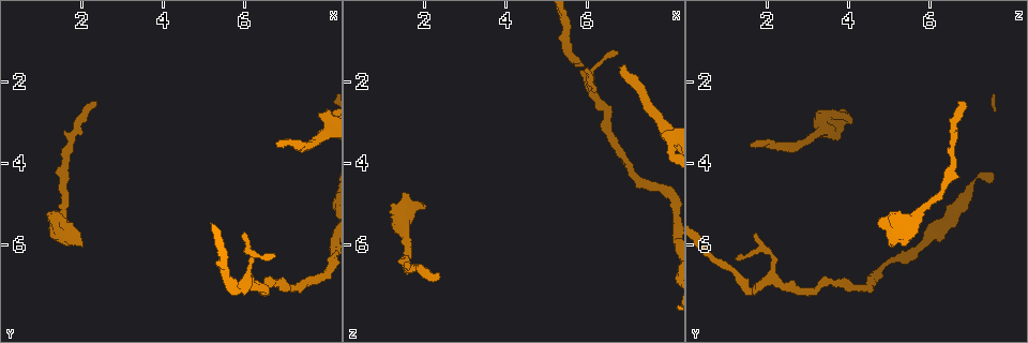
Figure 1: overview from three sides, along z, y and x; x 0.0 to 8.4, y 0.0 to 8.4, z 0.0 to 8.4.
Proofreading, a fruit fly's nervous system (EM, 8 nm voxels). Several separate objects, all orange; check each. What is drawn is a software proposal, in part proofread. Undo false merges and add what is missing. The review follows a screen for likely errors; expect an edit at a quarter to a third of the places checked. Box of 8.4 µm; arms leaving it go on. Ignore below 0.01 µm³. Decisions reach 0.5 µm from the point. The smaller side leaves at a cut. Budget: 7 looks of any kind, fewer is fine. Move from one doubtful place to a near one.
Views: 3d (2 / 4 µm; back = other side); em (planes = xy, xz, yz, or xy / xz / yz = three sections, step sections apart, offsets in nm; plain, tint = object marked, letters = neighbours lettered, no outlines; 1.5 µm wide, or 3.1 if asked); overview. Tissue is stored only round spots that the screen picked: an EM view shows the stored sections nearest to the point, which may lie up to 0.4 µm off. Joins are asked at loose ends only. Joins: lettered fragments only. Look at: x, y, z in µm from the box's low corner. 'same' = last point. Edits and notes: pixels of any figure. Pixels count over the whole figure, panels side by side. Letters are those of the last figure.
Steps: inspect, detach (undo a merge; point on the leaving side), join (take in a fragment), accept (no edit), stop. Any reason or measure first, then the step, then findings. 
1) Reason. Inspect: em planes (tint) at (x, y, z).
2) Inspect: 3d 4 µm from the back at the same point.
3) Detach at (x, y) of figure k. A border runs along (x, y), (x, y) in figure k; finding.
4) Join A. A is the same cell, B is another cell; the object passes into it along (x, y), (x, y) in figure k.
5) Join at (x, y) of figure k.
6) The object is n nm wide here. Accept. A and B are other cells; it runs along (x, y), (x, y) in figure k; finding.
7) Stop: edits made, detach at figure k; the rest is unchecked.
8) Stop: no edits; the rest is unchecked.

Long arm stops here. Inspect: 3d 2 µm at (2.35, 2.55, 6.75).

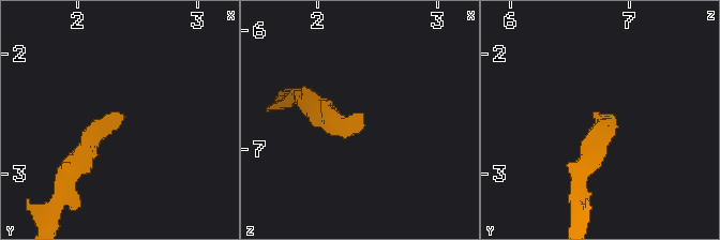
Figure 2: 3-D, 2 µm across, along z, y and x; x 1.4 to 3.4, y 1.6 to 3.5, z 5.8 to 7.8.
Now the EM. Inspect: em planes (plain) at (2.36, 2.52, 6.78).

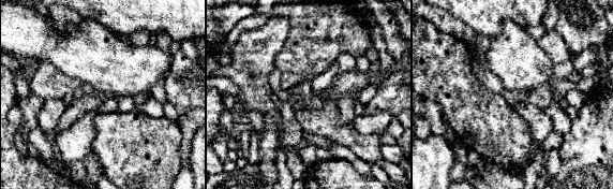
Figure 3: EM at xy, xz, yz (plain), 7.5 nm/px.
See the neighbours. Inspect: em planes (letters) at the same point.

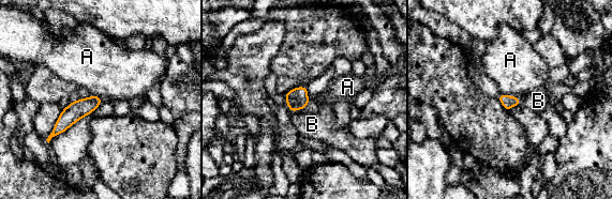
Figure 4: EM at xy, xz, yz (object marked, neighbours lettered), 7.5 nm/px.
The object is 100 nm wide here. Join B. B is the same cell, A is another cell; the object passes into it along (297, 98), (298, 109), (312, 124) in figure 4; it goes on there.

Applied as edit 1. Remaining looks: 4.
An open end. Inspect: 3d 4 µm at (6.75, 6.30, 1.35).

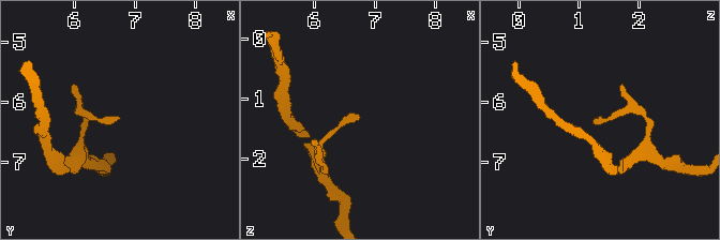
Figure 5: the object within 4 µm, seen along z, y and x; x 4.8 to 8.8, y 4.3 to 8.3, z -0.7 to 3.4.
Inspect: em planes (tint) at (6.70, 6.25, 1.30).

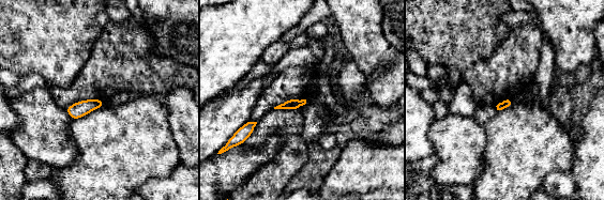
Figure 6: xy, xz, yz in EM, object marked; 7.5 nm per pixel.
See the neighbours. Inspect: em planes (letters) at the same point.

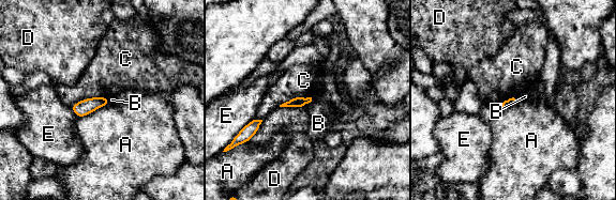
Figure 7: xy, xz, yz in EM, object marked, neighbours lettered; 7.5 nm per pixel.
The longest contact is with C, 300 nm. Accept. A, B, C, D and E are other cells; a border runs along (109, 98), (86, 97), (71, 107) in figure 7; none of them fits.

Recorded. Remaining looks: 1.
Stop: edits made, join at figure 4; the rest is unchecked.

